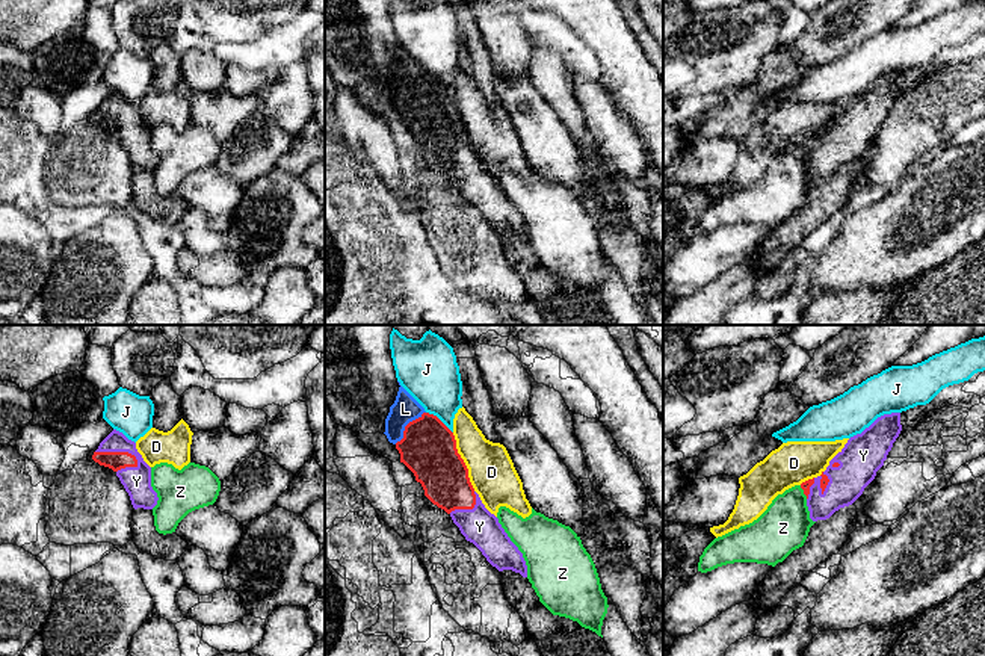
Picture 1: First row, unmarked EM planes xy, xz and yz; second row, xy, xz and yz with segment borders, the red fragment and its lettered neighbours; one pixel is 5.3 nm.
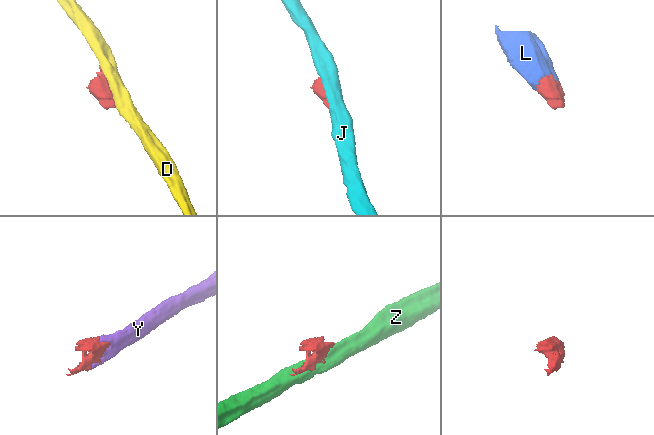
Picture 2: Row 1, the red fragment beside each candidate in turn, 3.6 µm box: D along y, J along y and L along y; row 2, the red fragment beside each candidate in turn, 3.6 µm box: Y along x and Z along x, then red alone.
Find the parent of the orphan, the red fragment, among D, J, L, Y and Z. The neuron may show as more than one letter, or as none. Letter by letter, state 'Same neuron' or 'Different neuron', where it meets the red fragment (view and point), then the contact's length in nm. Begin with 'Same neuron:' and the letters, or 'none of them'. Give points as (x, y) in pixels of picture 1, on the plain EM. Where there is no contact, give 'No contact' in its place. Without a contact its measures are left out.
Same neuron: L, Y
D: Different neuron. Touches red at xz (463, 123). Shared border 340 nm
J: Different neuron. Touches red at xz (440, 82). Shared border 180 nm
L: Same neuron. Touches red at xz (405, 88). Shared border 240 nm
Y: Same neuron. Touches red at xy (120, 114). Shared border 240 nm
Z: Different neuron. Touches red at yz (804, 153). Shared border 80 nm

